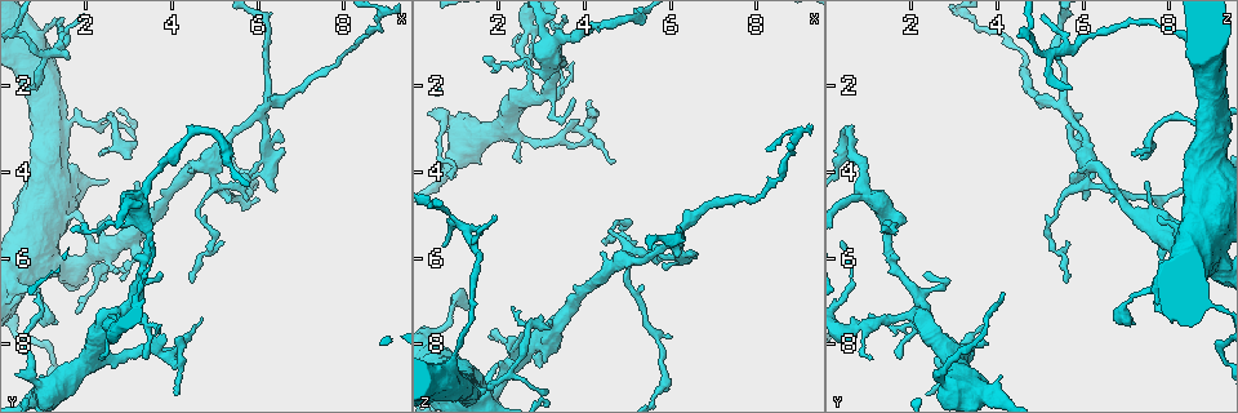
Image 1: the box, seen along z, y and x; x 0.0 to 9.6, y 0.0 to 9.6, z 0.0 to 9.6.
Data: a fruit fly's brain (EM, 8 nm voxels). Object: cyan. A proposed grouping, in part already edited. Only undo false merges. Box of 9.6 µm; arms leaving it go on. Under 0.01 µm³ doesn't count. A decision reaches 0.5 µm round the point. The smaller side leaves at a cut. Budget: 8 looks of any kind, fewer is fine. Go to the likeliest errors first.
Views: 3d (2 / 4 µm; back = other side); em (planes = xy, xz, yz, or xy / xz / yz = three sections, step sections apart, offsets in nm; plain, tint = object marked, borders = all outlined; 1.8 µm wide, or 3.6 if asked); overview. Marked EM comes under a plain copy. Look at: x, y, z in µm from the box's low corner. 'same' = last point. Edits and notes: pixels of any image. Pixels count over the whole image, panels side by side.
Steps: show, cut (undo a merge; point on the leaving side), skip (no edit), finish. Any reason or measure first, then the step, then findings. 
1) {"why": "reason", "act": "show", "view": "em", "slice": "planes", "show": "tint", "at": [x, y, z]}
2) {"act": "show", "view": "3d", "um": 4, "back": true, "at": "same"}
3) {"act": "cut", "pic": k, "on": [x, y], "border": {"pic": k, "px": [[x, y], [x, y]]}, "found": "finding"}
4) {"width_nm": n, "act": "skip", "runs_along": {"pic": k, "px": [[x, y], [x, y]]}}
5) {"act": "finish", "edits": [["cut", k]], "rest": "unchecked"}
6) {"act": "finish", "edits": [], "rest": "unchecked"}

{"why": "thin arm on a thick one", "act": "show", "view": "3d", "um": 4, "at": [5.05, 4.20, 6.10]}

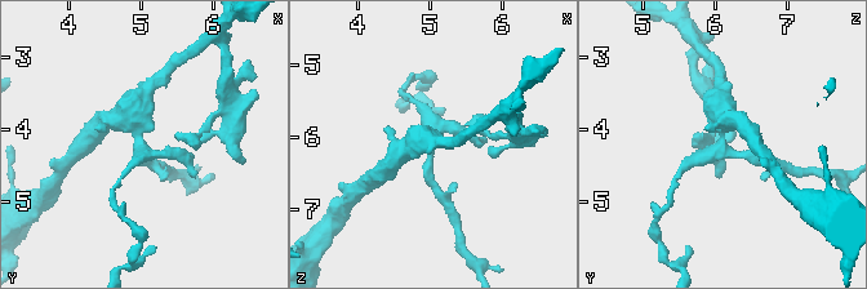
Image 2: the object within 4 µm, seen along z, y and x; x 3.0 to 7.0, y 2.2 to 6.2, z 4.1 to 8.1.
{"why": "shape alone is not enough", "act": "show", "view": "em", "slice": "planes", "show": "tint", "at": [5.00, 4.15, 6.10]}

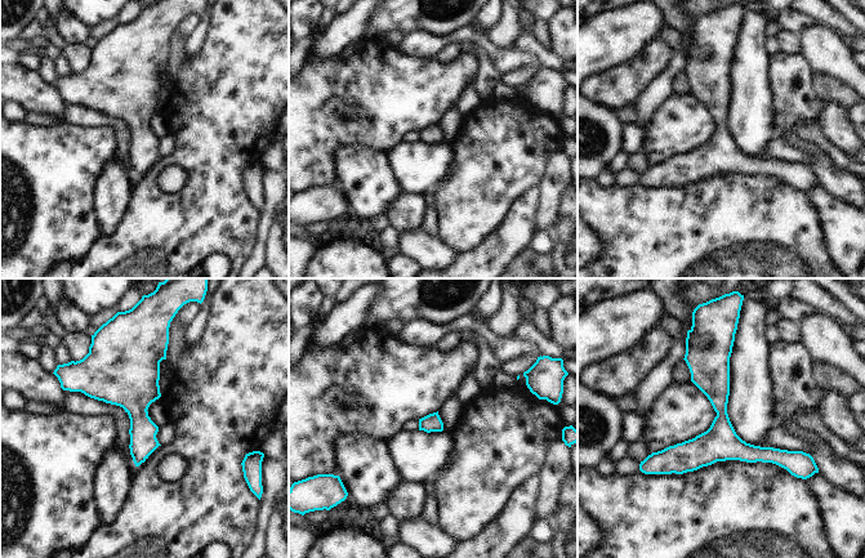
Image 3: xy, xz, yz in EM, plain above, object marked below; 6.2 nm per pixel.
{"act": "skip", "runs_along": {"pic": 3, "px": [[716, 346], [722, 431], [787, 464]]}, "found": "one neuron here"}

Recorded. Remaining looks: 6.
{"why": "four-way junction", "act": "show", "view": "3d", "um": 2, "back": true, "at": [5.95, 2.70, 5.65]}

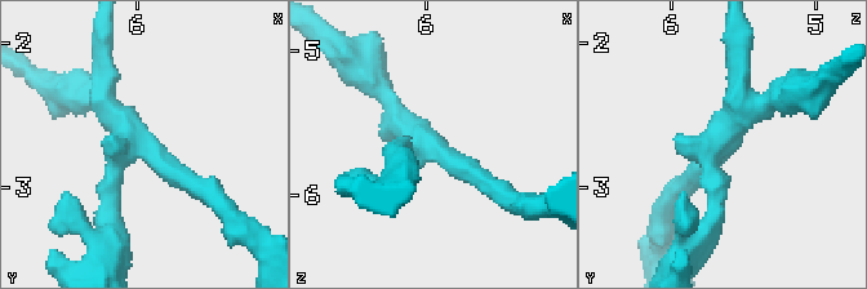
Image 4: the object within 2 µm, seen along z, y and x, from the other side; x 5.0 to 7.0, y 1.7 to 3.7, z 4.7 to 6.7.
{"arms": 4, "act": "show", "view": "em", "slice": "yz", "step": 16, "show": "tint", "at": [5.92, 2.70, 5.68]}

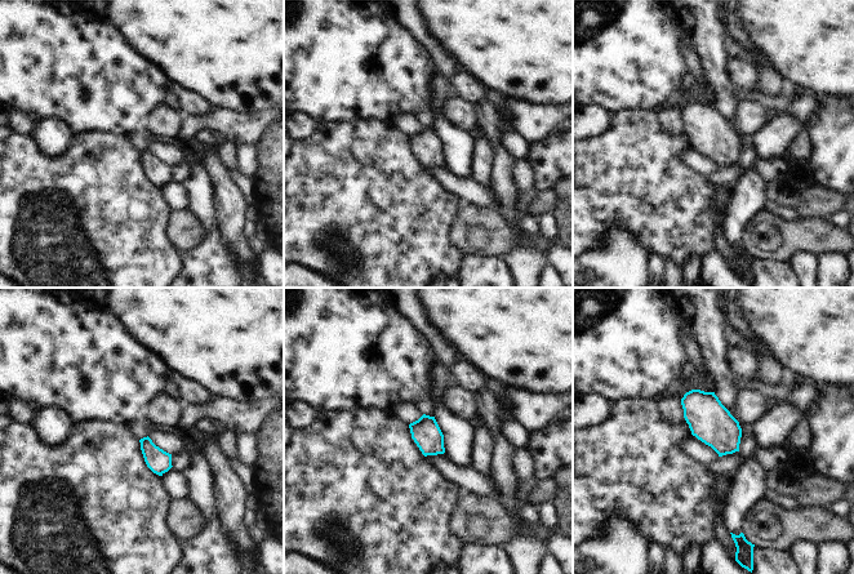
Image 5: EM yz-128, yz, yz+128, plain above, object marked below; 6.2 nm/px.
{"act": "show", "view": "em", "slice": "planes", "show": "tint", "at": "same"}

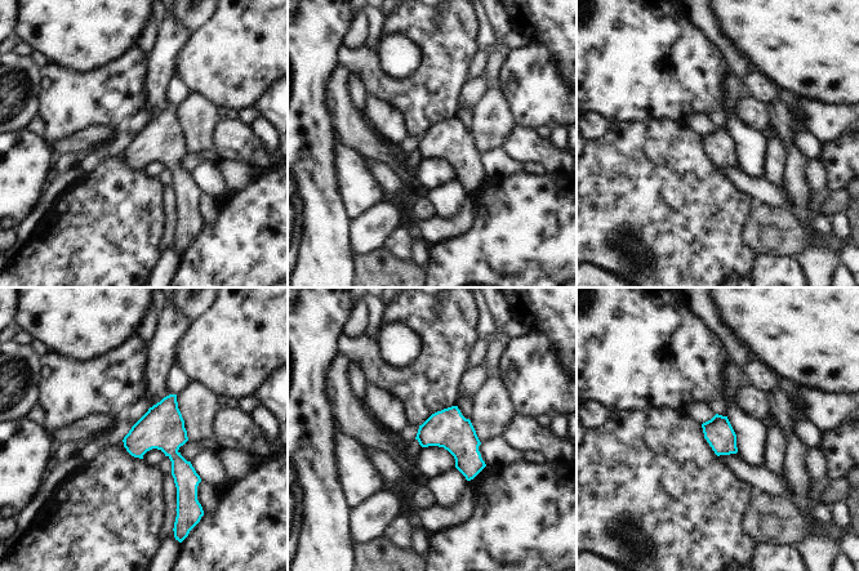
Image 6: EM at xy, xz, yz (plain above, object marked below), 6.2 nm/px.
{"width_nm": 180, "act": "skip", "found": "all the same neuron"}

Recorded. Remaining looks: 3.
{"why": "thick turns thin", "act": "show", "view": "3d", "um": 2, "at": [3.25, 6.70, 2.55]}

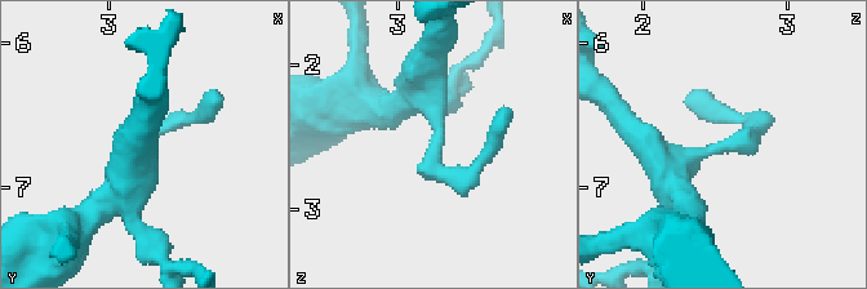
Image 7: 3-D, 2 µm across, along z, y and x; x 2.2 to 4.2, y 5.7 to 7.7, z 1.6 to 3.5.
{"act": "show", "view": "em", "slice": "xy", "step": 4, "show": "tint", "at": [3.24, 6.74, 2.54]}

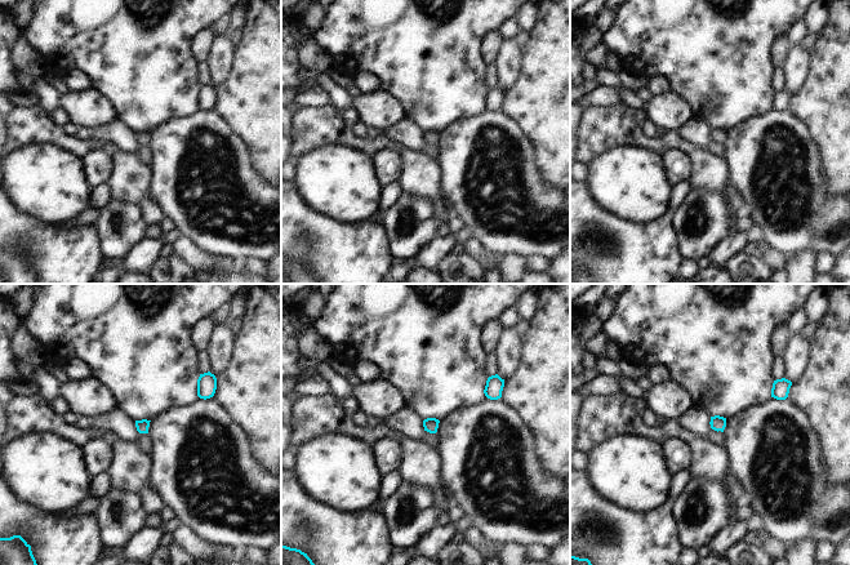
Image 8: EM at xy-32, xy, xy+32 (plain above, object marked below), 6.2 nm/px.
{"act": "show", "view": "em", "slice": "planes", "show": "borders", "at": "same"}

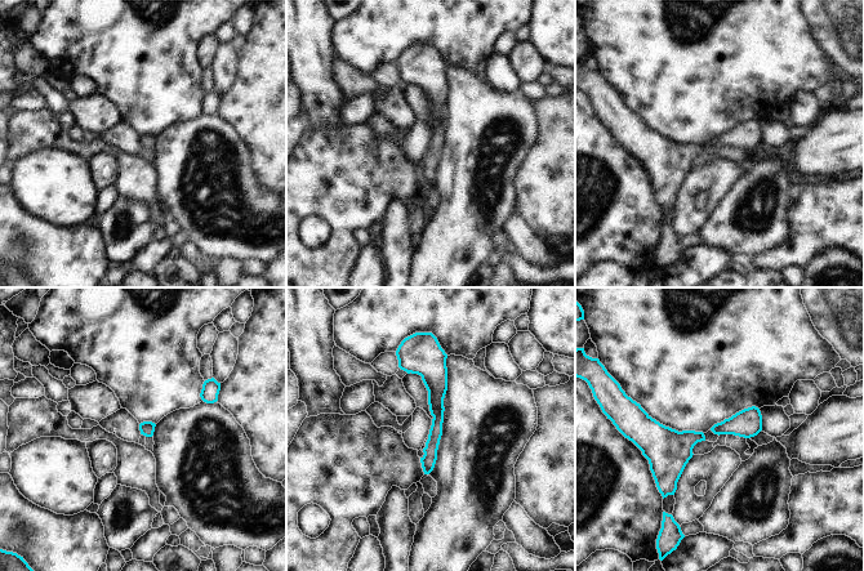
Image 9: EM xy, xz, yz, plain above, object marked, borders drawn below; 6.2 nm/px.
{"act": "skip", "found": "one neuron here"}

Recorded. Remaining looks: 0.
{"act": "finish", "edits": [], "rest": "unchecked"}

